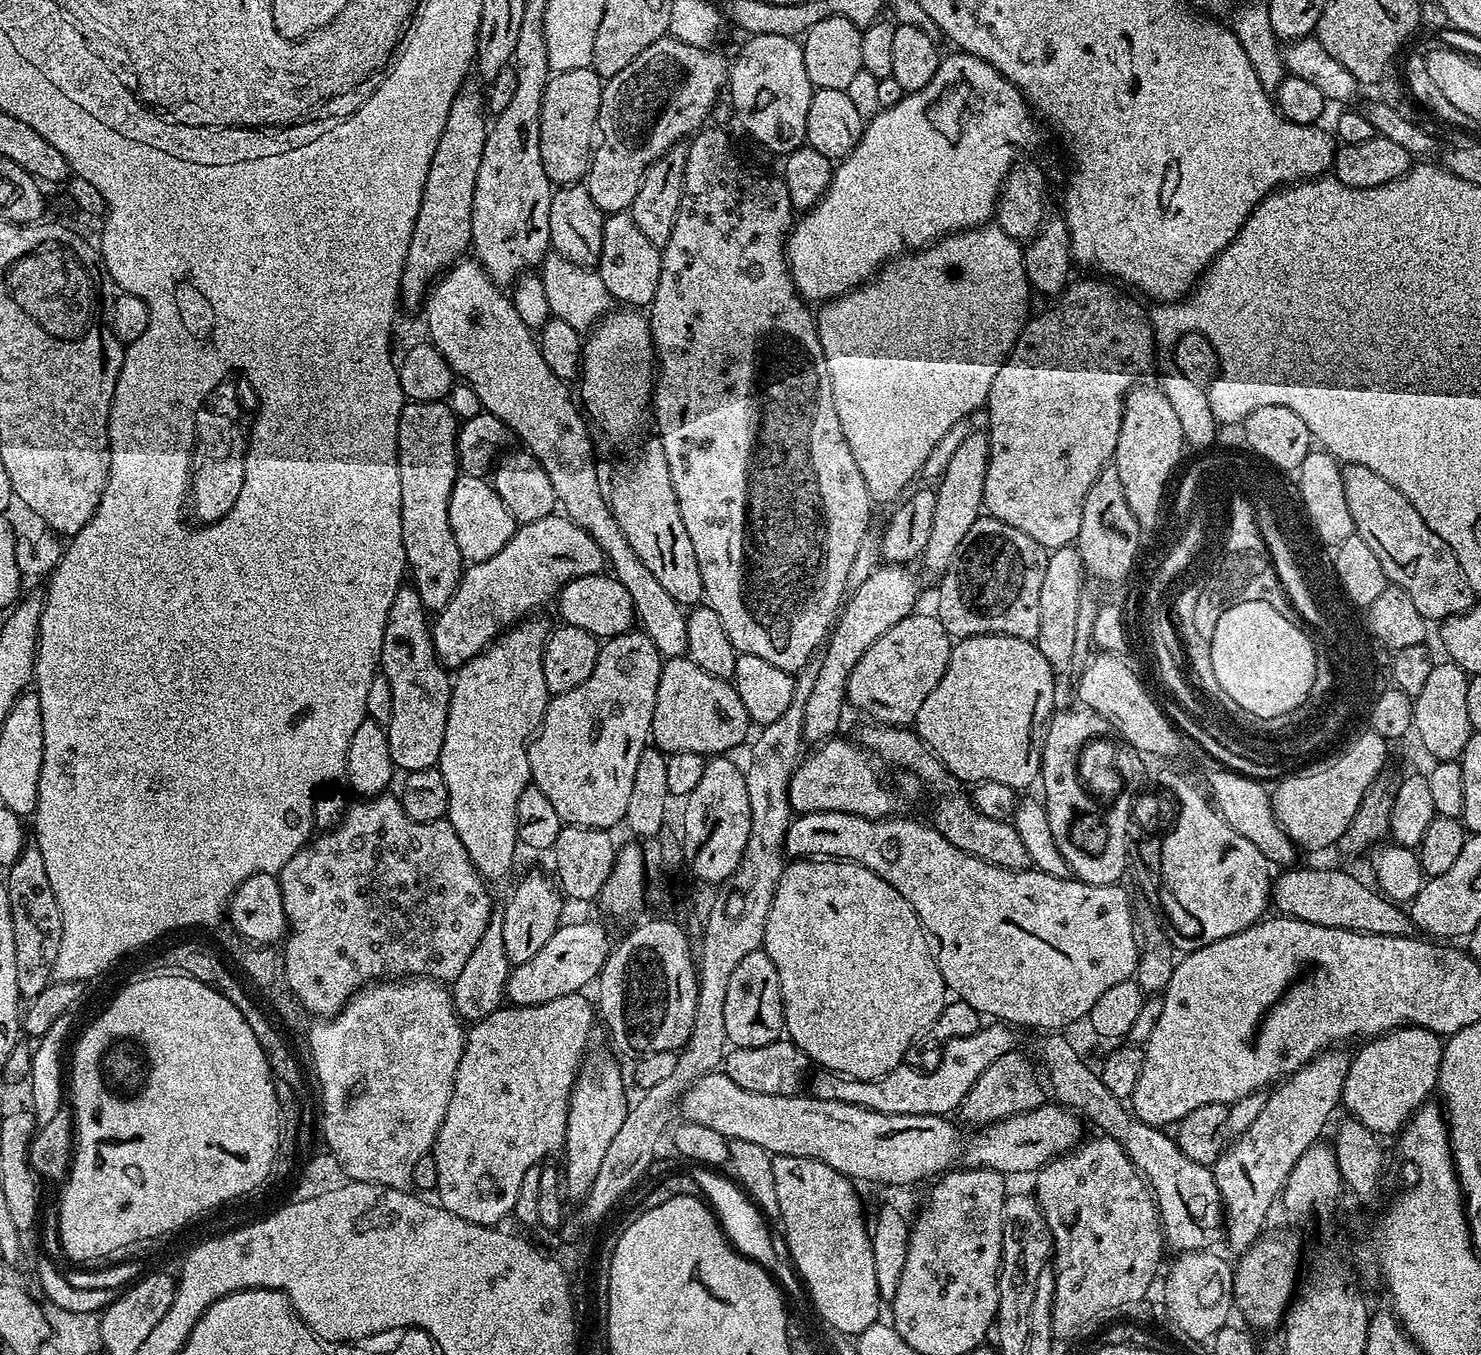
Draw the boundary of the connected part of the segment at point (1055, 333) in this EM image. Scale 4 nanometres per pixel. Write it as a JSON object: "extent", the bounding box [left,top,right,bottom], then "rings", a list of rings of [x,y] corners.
{"extent":[983,278,1158,550],"rings":[[[1088,278],[1092,280],[1073,279],[1068,287],[1060,293],[1057,308],[1049,312],[1040,312],[1025,323],[1018,334],[1012,352],[998,366],[998,374],[994,374],[994,382],[990,382],[990,394],[986,405],[986,431],[990,442],[990,458],[986,470],[986,486],[984,487],[983,511],[996,520],[1006,522],[1006,526],[1014,526],[1022,530],[1022,534],[1030,534],[1034,542],[1038,542],[1049,550],[1069,547],[1078,534],[1078,526],[1082,526],[1082,502],[1086,502],[1086,494],[1090,494],[1090,486],[1102,474],[1102,470],[1113,463],[1118,446],[1118,430],[1120,419],[1124,413],[1124,398],[1137,387],[1139,376],[1144,376],[1152,368],[1156,360],[1158,345],[1152,333],[1152,322],[1149,313],[1123,287],[1104,278]]]}

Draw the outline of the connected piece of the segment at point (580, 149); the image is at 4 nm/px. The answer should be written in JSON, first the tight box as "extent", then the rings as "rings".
{"extent":[540,68,603,185],"rings":[[[592,68],[549,75],[540,111],[540,153],[542,170],[546,170],[553,185],[575,184],[587,177],[588,166],[592,162],[592,145],[603,89],[601,76]]]}

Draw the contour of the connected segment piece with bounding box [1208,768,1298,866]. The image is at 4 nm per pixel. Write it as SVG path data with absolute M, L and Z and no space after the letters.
M1214 768L1208 778L1208 784L1210 799L1220 816L1228 825L1233 826L1238 834L1242 834L1242 838L1254 842L1254 846L1258 846L1258 850L1262 850L1262 854L1268 859L1269 865L1292 866L1297 863L1297 845L1293 844L1276 821L1271 793L1261 781L1233 772L1232 769Z

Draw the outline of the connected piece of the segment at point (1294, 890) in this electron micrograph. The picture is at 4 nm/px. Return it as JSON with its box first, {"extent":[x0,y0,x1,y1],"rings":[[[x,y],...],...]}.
{"extent":[1270,867,1413,936],"rings":[[[1289,867],[1275,877],[1270,900],[1277,913],[1318,926],[1369,932],[1372,936],[1406,936],[1413,931],[1411,915],[1405,909],[1403,912],[1399,903],[1389,900],[1375,887],[1367,888],[1358,877],[1340,868],[1300,867]]]}

